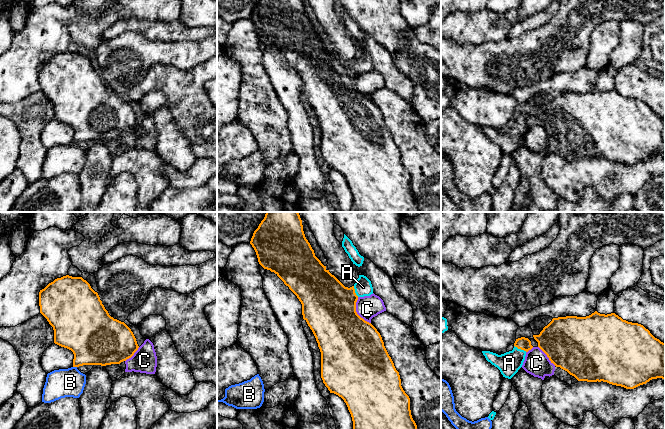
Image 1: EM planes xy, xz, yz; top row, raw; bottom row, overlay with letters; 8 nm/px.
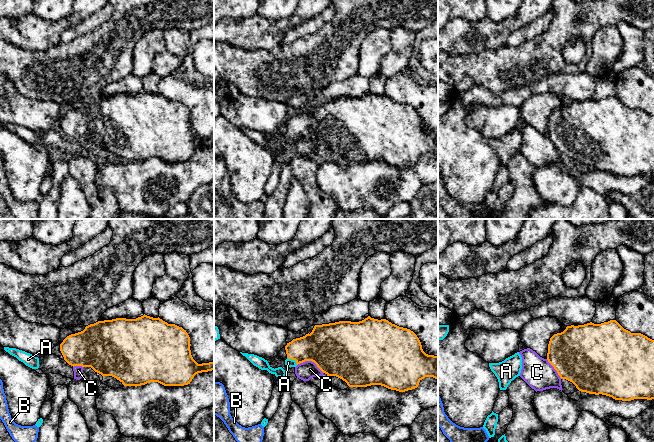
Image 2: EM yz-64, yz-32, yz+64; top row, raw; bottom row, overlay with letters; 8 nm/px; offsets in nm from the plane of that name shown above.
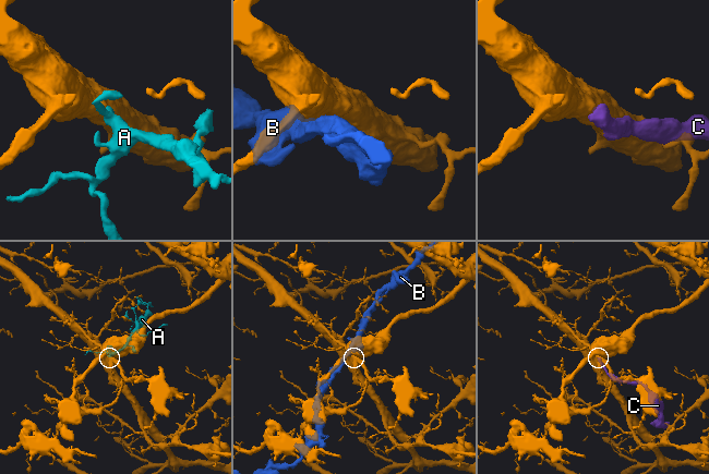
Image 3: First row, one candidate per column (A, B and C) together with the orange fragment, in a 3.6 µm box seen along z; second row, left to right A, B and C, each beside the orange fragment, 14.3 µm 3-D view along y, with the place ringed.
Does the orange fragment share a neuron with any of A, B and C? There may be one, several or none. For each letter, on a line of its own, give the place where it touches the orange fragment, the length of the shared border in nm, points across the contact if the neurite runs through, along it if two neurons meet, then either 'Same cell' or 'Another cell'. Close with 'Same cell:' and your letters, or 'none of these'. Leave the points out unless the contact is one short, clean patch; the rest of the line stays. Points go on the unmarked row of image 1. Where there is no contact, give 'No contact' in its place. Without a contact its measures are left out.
A: Touches orange at yz (520, 124). Shared border 120 nm. Path across: yz (522, 119), (520, 124), (518, 130), (509, 139). Same cell
B: Touches orange at xy (75, 142). Shared border 30 nm. Boundary: xy (73, 142), (76, 143). Another cell
C: Touches orange at xz (356, 88). Shared border 240 nm. Another cell
Same cell: A

